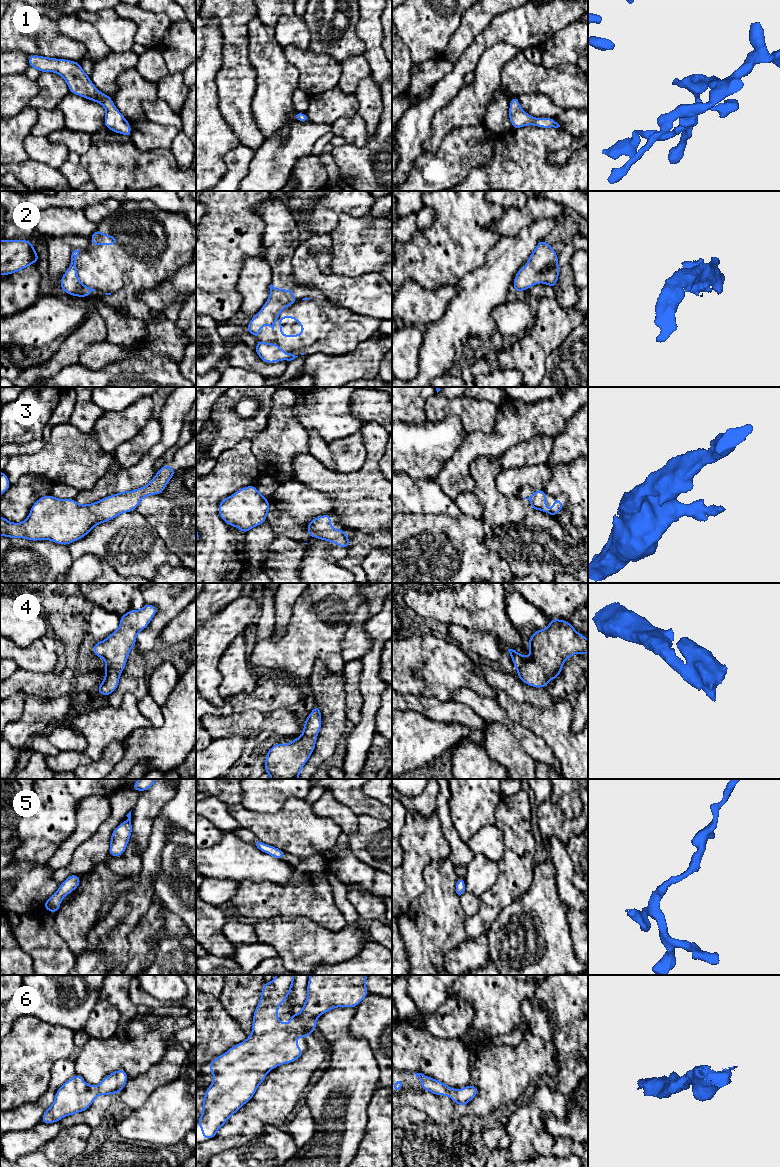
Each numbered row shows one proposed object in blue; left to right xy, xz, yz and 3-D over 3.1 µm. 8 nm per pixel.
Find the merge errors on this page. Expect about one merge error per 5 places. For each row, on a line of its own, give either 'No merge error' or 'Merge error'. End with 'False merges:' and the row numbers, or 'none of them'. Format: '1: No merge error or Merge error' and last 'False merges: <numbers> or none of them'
1: No merge error
2: No merge error
3: No merge error
4: No merge error
5: No merge error
6: No merge error
False merges: none of them

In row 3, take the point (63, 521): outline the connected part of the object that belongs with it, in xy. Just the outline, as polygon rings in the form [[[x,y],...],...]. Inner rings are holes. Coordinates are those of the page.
[[[165,464],[146,486],[133,491],[122,491],[87,505],[78,504],[73,498],[58,499],[51,494],[46,495],[32,505],[26,520],[21,523],[9,522],[0,515],[0,537],[24,538],[30,541],[50,540],[67,546],[85,537],[97,525],[110,521],[122,513],[136,510],[144,497],[163,493],[174,474],[175,469],[170,464]]]

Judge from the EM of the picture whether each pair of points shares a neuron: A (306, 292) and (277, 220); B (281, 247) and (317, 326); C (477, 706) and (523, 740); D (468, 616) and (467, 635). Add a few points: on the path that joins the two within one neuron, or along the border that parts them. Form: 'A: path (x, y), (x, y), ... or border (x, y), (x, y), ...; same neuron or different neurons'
A: path (286, 279), (283, 276), (280, 240); same neuron
B: path (285, 267), (285, 279), (304, 297), (304, 306); same neuron
C: path (489, 709), (514, 728); same neuron
D: border (448, 624), (459, 624), (490, 635); different neurons

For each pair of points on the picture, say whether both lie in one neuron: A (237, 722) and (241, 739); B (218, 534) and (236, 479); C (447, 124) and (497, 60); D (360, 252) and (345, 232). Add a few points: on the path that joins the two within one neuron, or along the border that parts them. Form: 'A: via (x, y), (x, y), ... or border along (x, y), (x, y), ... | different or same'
A: border along (243, 732), (217, 739) | different
B: via (212, 520), (212, 500), (222, 490) | same
C: via (463, 108), (479, 92), (487, 76) | same
D: via (360, 247), (350, 237) | same

